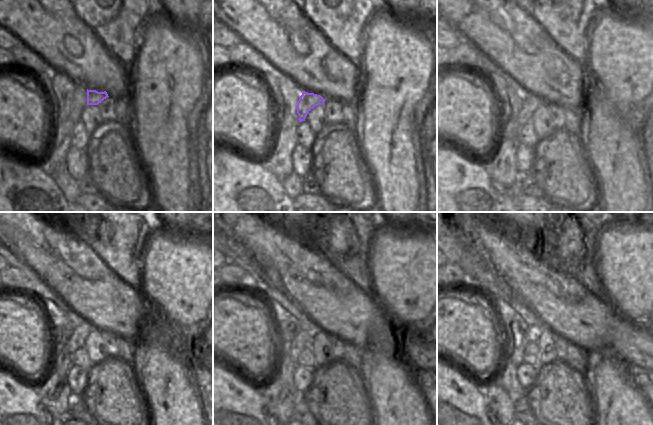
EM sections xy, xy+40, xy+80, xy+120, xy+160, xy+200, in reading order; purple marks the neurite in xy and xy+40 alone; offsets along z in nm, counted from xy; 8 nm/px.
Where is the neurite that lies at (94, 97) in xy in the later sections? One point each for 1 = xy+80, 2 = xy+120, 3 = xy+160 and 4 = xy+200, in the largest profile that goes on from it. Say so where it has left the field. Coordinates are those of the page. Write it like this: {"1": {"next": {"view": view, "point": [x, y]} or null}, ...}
{"1": {"next": {"view": "xy+80", "point": [530, 101]}}, "2": {"next": {"view": "xy+120", "point": [83, 328]}}, "3": {"next": {"view": "xy+160", "point": [304, 338]}}, "4": {"next": {"view": "xy+200", "point": [515, 356]}}}

